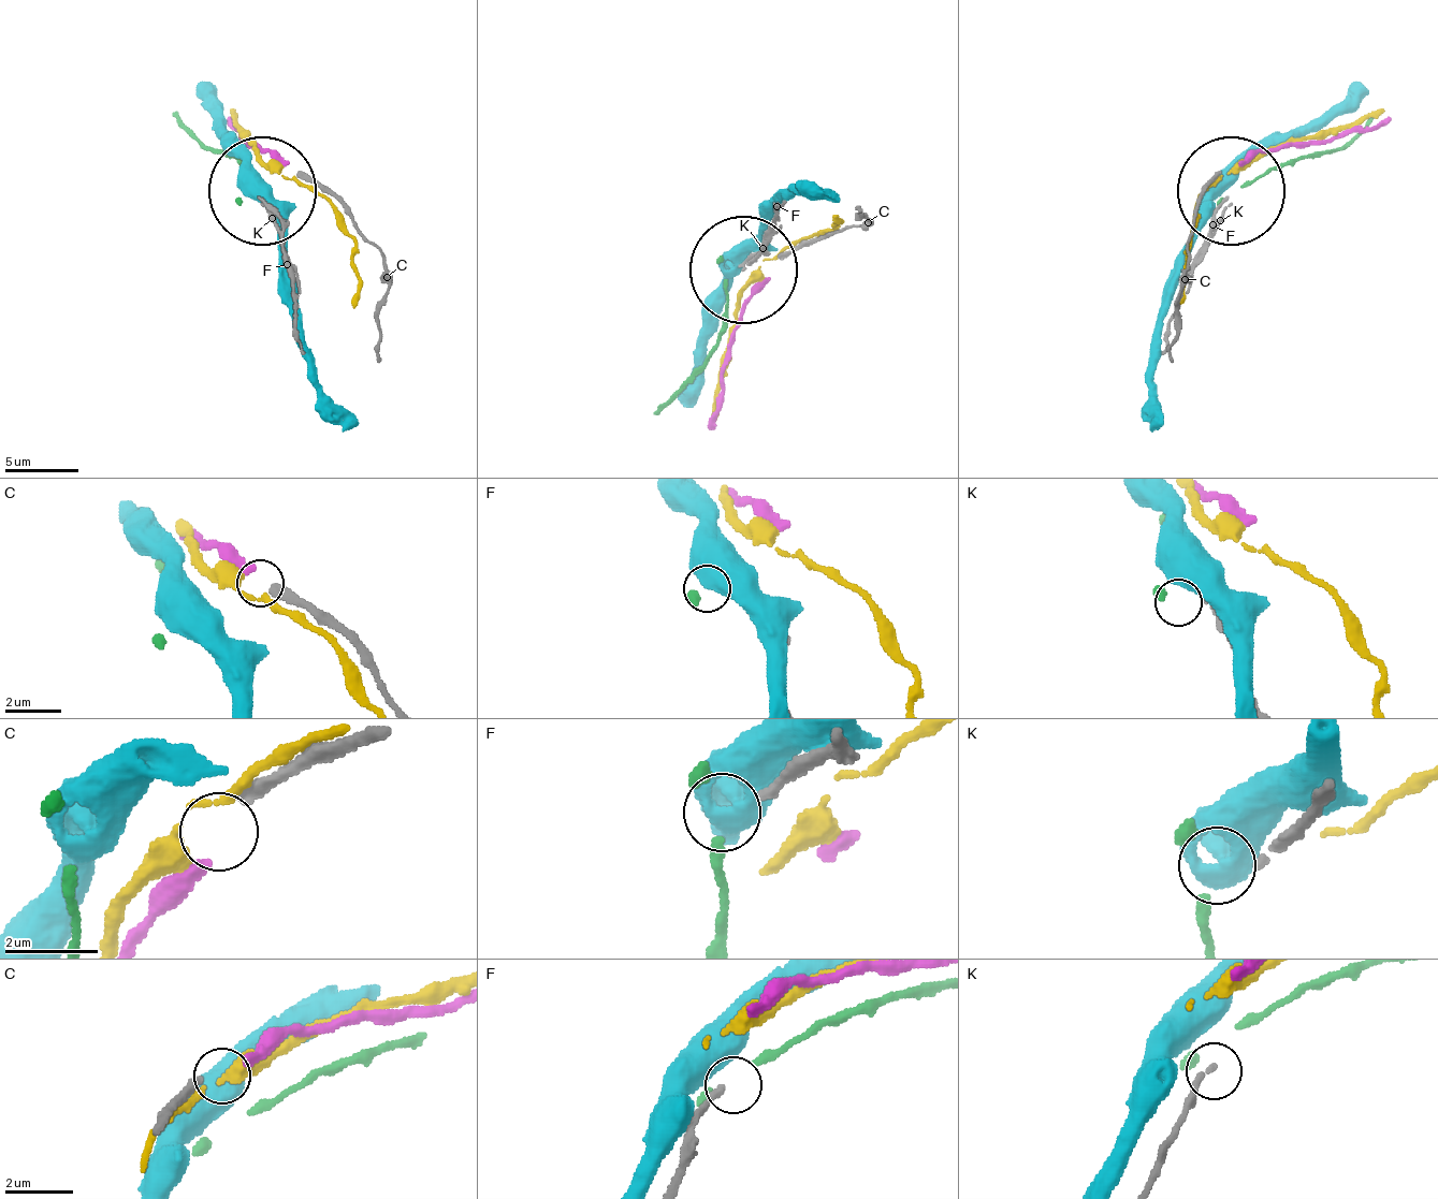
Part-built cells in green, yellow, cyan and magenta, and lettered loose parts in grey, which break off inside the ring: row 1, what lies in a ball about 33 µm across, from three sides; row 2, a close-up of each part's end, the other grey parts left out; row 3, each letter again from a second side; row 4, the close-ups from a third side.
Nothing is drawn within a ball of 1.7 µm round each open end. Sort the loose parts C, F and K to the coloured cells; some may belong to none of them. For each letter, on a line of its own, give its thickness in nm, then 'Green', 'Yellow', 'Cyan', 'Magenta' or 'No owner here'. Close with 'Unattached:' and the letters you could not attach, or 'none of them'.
C: Thickness 300 nm. Magenta
F: Thickness 190 nm. Green
K: Thickness 190 nm. No owner here
Unattached: K

